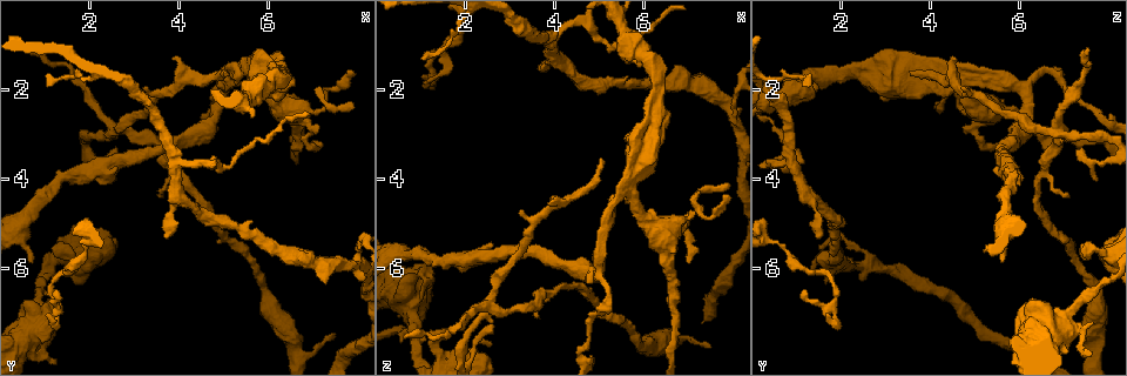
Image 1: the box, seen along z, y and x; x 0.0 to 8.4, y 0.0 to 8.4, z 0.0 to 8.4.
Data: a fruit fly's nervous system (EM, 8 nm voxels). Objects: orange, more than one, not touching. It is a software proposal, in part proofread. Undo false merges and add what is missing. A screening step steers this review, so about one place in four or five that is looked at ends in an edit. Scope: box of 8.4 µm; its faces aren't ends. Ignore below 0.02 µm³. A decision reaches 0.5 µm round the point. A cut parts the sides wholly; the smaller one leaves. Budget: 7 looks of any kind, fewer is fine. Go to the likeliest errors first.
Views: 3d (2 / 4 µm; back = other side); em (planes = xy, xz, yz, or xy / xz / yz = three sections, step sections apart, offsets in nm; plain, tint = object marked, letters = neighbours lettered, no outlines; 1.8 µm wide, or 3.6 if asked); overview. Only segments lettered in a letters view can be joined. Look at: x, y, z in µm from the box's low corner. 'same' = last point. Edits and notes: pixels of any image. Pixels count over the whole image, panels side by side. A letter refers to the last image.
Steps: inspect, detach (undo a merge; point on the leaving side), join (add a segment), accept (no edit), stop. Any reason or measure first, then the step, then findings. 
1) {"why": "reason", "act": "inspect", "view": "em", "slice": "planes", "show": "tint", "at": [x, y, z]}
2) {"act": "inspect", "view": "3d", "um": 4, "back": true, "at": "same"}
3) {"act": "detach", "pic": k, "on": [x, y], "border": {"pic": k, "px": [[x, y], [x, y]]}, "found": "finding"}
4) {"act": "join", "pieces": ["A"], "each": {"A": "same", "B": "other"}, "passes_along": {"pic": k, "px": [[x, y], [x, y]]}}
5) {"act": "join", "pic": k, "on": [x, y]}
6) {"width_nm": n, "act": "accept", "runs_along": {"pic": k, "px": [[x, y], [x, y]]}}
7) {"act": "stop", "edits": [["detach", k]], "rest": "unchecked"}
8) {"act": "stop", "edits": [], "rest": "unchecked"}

{"why": "calibre changes", "act": "inspect", "view": "em", "um": 3.6, "slice": "planes", "show": "letters", "at": [1.10, 7.35, 6.05]}

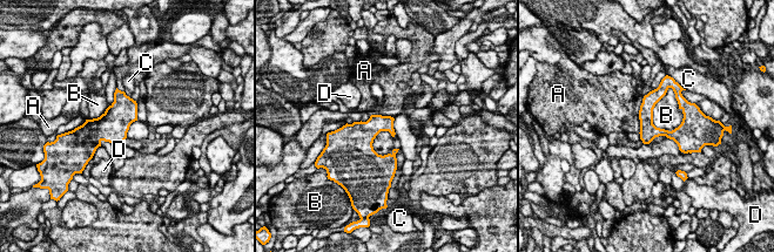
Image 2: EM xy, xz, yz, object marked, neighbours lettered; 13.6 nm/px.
{"longest_contact_nm": ["B", 600], "act": "accept", "each": {"A": "other", "B": "other", "C": "other", "D": "other"}, "border": {"pic": 2, "px": [[668, 89], [653, 123], [671, 131]]}, "found": "all the same neuron"}

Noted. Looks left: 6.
{"act": "inspect", "view": "em", "slice": "planes", "show": "tint", "at": [2.55, 2.90, 6.80]}

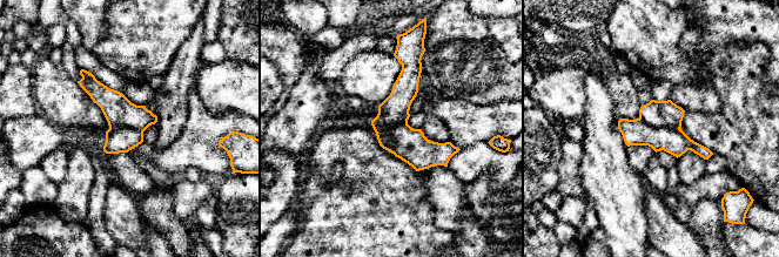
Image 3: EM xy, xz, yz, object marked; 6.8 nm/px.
{"why": "what lies round it", "act": "inspect", "view": "em", "slice": "planes", "show": "letters", "at": "same"}

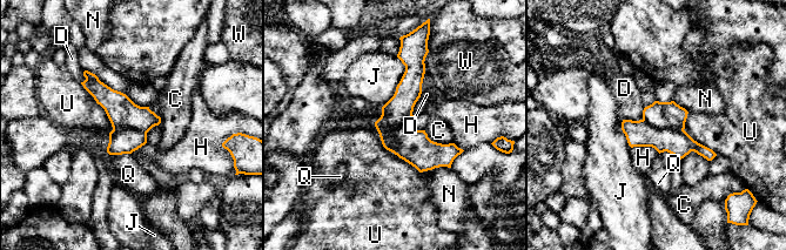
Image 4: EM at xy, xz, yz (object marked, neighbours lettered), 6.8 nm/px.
{"act": "detach", "pic": 4, "on": [679, 143], "each": {"C": "other", "D": "other", "H": "other", "J": "other", "N": "other", "Q": "other", "U": "other", "W": "other"}, "part_leaving": {"pic": 4, "px": [[624, 124], [711, 155]]}, "found": "a second neuron is stuck on"}

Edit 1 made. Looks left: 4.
{"act": "inspect", "view": "overview"}

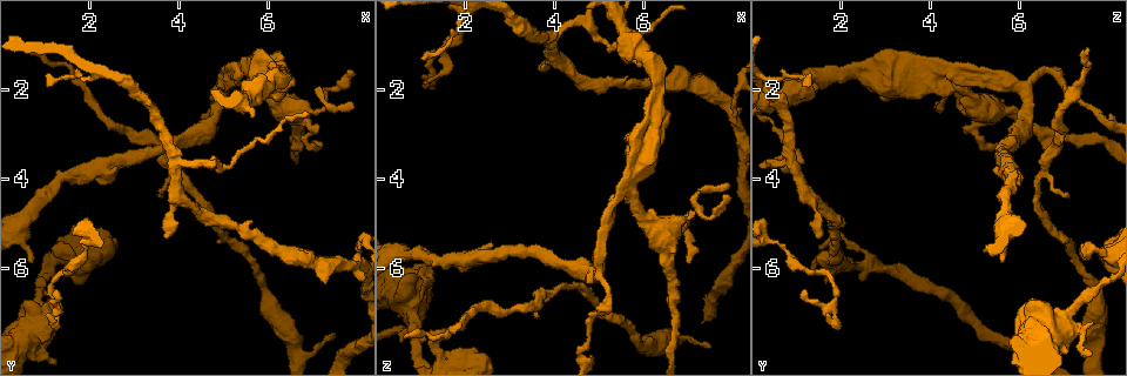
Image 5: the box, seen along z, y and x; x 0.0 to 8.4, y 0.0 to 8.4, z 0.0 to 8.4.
{"why": "narrows sharply", "act": "inspect", "view": "em", "slice": "yz", "step": 4, "show": "tint", "at": [2.00, 5.45, 0.65]}

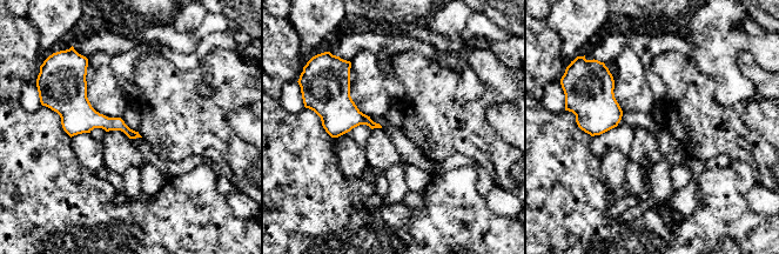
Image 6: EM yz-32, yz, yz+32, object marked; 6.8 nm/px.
{"act": "inspect", "view": "em", "slice": "planes", "show": "letters", "at": "same"}

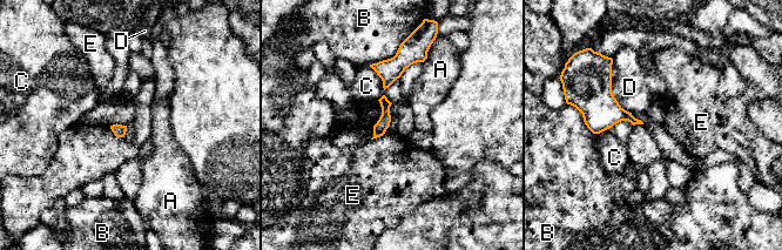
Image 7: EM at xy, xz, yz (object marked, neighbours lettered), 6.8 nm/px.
{"width_nm": 50, "act": "accept", "each": {"A": "other", "B": "other", "C": "other", "D": "other", "E": "other"}, "border": {"pic": 7, "px": [[385, 133], [371, 140]]}, "found": "one neuron here"}

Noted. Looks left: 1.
{"act": "stop", "edits": [["detach", 4]], "rest": "unchecked"}

